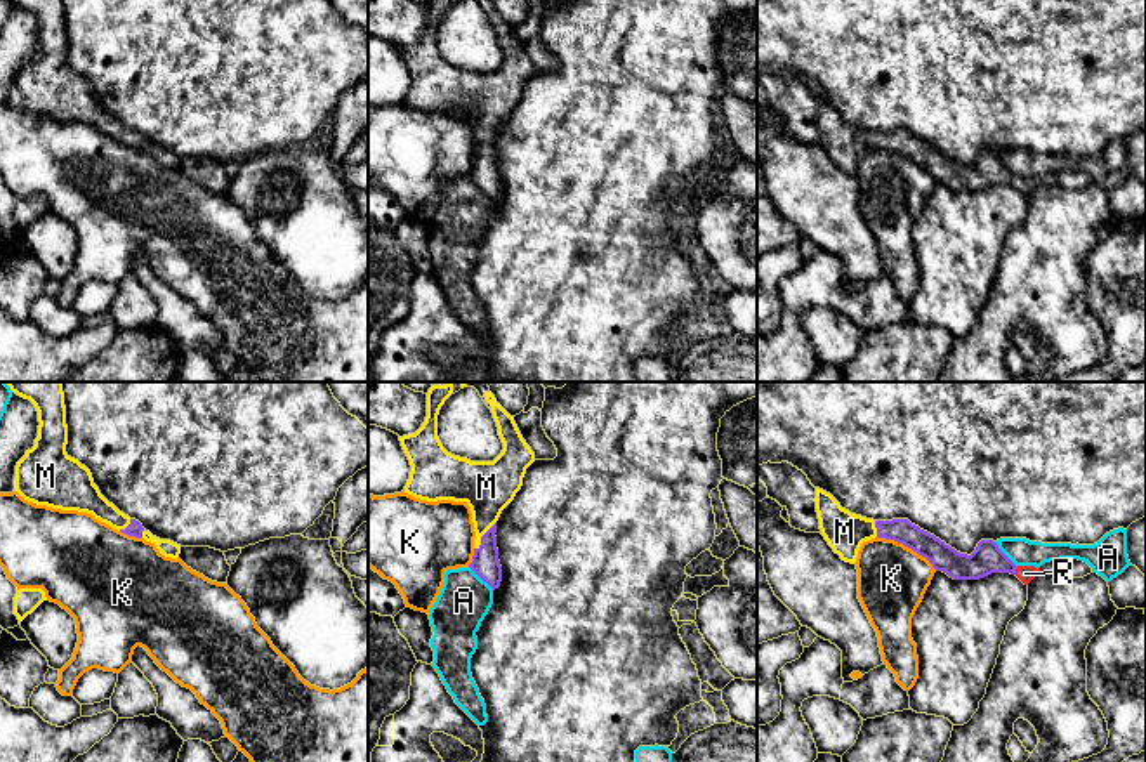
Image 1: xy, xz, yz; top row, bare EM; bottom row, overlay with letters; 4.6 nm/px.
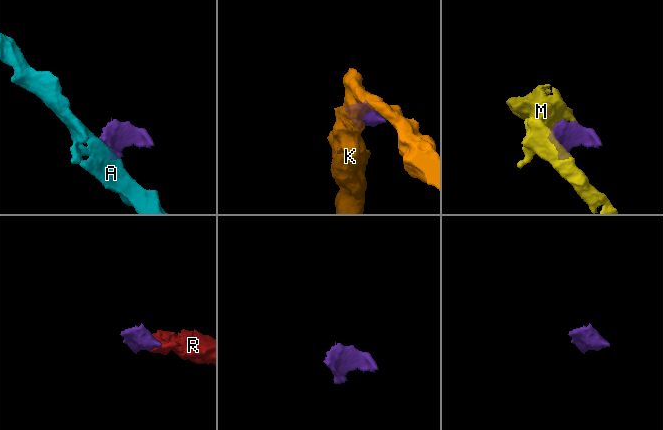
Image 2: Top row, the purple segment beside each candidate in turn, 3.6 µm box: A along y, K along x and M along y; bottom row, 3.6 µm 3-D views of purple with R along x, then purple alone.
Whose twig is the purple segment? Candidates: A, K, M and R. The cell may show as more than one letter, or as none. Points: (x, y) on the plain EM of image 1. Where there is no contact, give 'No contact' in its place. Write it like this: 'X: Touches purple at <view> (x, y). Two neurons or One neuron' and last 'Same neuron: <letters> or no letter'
A: Touches purple at xz (481, 190). Two neurons
K: Touches purple at yz (907, 157). Two neurons
M: Touches purple at xz (483, 146). One neuron
R: Touches purple at yz (1016, 179). One neuron
Same neuron: M, R

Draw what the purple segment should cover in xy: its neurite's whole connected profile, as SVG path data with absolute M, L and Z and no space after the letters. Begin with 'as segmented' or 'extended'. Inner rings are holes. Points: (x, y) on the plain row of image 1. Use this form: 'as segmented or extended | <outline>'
extended | M10 0L30 10L38 23L35 57L16 76L16 102L28 113L61 122L92 125L101 134L156 156L177 170L181 156L160 151L109 115L94 95L90 82L66 64L68 36L63 0Z

